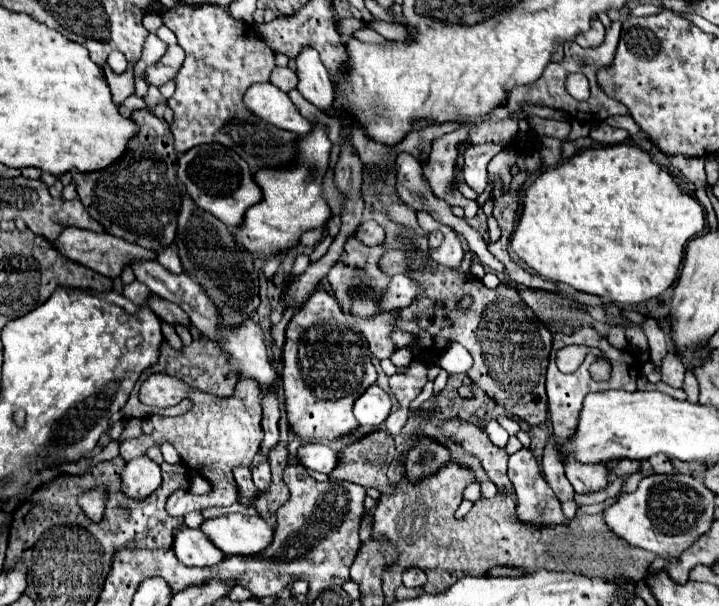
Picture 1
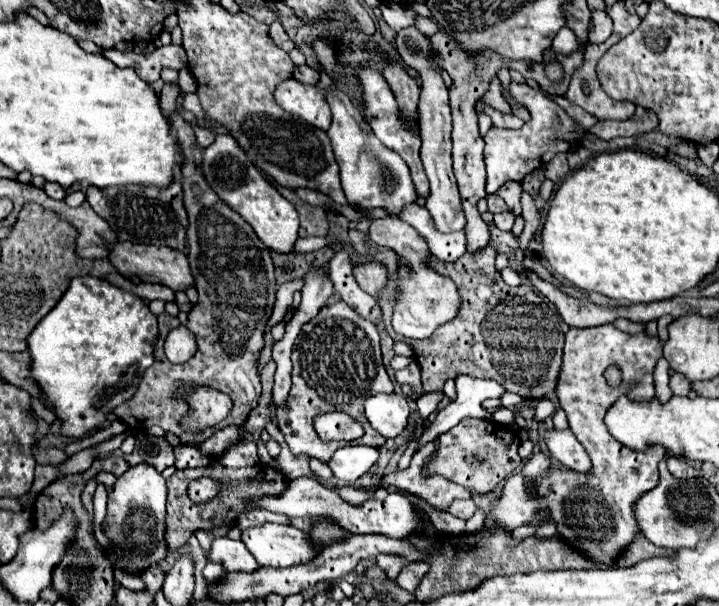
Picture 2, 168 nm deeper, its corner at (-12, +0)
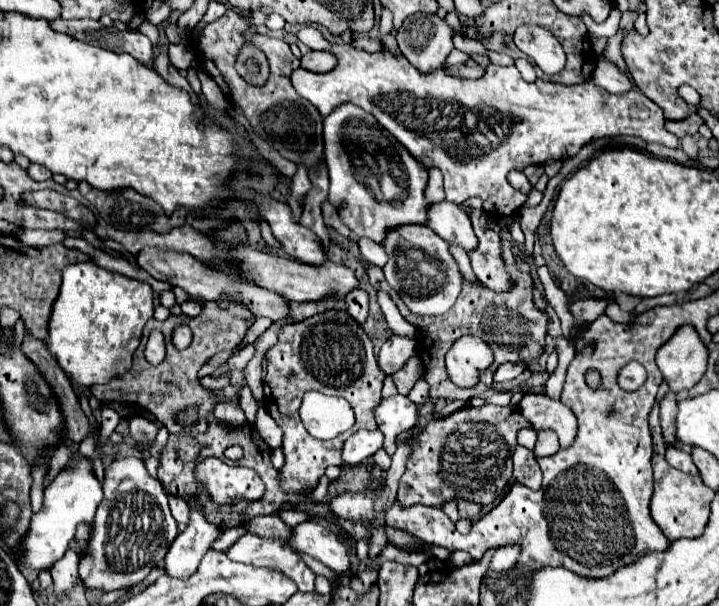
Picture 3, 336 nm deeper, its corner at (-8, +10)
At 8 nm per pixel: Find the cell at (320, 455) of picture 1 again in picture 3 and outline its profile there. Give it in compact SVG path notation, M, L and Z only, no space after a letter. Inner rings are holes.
M358 430L344 444L346 466L356 466L368 456L374 456L384 444L384 434L380 430Z

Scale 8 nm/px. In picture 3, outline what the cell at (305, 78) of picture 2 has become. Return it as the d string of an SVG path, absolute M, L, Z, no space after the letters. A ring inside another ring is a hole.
M310 50L308 54L304 54L302 56L302 68L306 68L306 70L312 70L312 72L328 72L328 70L332 70L334 66L336 66L336 56L332 54L332 52L326 52L326 50L320 50L320 52L316 52L316 50Z

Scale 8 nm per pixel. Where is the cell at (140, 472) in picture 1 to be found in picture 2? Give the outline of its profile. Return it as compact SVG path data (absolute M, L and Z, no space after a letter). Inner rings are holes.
M136 464L128 468L114 484L108 500L108 528L106 536L112 540L112 550L120 558L120 564L130 574L138 576L138 572L146 570L152 564L158 564L166 558L166 542L164 542L164 516L166 516L166 478L150 464Z

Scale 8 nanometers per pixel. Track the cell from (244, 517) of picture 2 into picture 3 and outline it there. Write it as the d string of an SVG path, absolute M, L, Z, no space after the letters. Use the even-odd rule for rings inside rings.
M286 510L286 512L278 512L278 516L288 524L288 526L298 526L300 522L306 522L306 520L312 520L314 516L304 512L304 510Z

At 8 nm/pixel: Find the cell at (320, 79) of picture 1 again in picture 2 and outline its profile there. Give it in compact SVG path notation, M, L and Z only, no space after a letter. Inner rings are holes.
M338 86L328 88L326 100L332 110L332 126L328 128L328 136L332 140L334 156L340 166L342 188L348 202L352 206L358 206L360 210L380 206L396 216L404 208L404 204L416 200L416 190L406 162L396 152L380 144L370 126L364 122L360 110L354 108L348 94L344 94Z

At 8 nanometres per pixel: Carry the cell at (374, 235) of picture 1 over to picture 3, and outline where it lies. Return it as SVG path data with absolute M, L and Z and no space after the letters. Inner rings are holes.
M414 224L400 226L388 232L384 248L388 254L384 276L414 314L446 314L446 310L454 306L462 290L462 274L458 270L456 260L452 260L448 242L444 242L434 230L430 230L428 226Z

